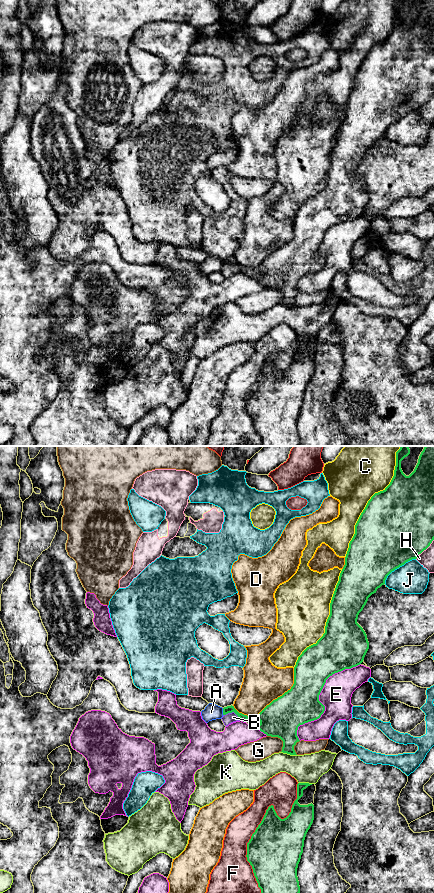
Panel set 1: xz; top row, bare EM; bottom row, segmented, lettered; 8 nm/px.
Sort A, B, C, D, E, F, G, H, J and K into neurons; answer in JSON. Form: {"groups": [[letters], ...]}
{"groups": [["A"], ["B", "J"], ["C"], ["D"], ["E"], ["F"], ["G"], ["H"], ["K"]]}

